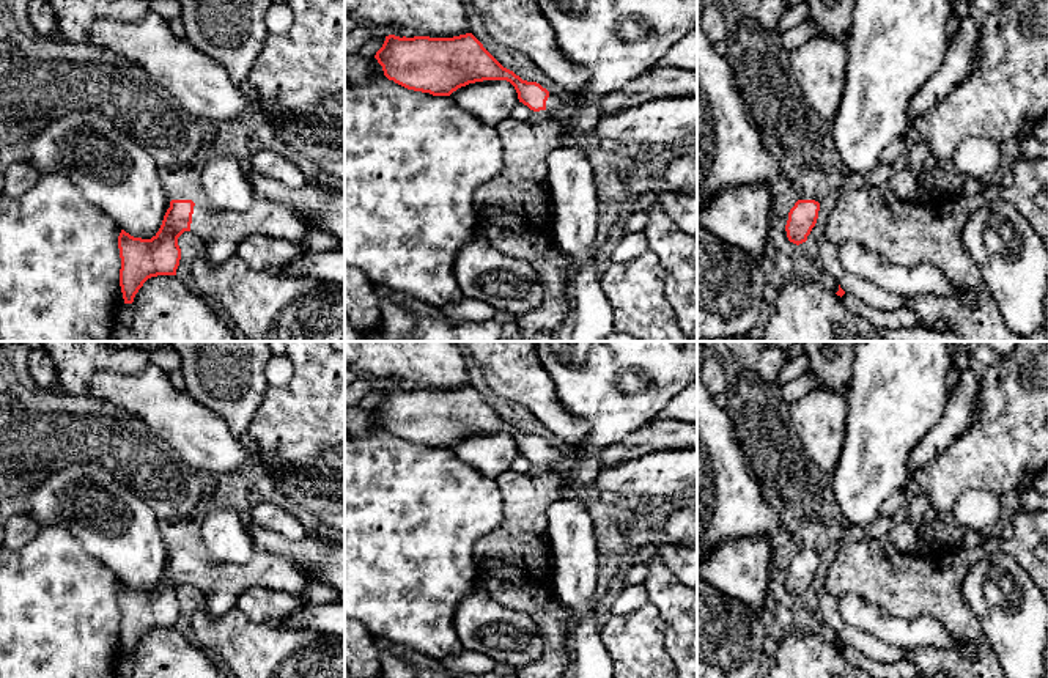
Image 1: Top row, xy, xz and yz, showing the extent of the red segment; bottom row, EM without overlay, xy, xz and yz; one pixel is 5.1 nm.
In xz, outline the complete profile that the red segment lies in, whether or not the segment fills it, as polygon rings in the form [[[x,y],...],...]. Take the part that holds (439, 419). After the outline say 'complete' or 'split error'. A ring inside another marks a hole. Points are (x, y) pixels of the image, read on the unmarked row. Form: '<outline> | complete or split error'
[[[472,387],[453,390],[386,389],[375,411],[384,428],[395,436],[433,448],[450,448],[461,439],[483,433],[507,433],[519,455],[533,464],[557,466],[576,448],[549,445],[537,434],[522,433],[504,420]]] | split error

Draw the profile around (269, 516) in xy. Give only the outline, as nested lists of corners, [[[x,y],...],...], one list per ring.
[[[255,502],[249,508],[249,521],[279,533],[290,541],[302,541],[308,536],[305,527],[293,514],[271,502]]]

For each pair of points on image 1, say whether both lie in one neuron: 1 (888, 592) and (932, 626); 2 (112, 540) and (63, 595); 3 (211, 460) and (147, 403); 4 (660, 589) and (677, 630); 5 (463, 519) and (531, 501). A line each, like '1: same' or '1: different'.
1: different
2: different
3: same
4: same
5: different

